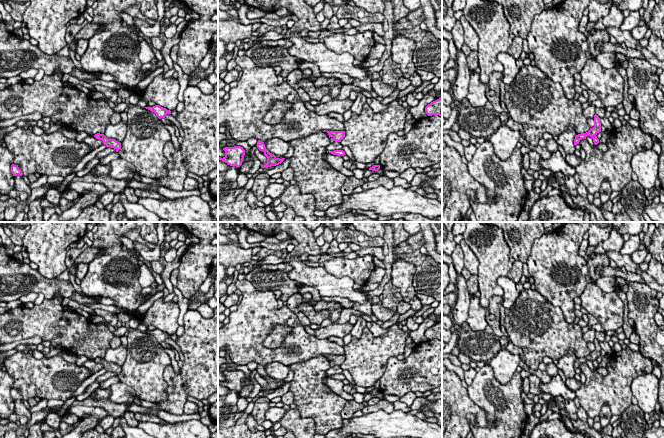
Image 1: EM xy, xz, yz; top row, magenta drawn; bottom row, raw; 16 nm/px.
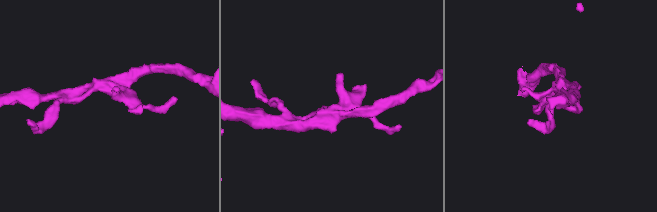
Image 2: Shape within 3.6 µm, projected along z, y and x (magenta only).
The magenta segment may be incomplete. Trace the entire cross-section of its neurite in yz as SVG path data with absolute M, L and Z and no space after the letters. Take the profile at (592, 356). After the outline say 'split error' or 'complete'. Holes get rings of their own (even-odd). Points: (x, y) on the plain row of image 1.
M594 339L594 351L590 352L590 354L586 357L578 358L575 360L574 369L579 368L582 363L586 363L587 360L590 360L593 363L595 369L599 367L599 363L597 362L597 358L601 356L601 346L598 339Z; complete

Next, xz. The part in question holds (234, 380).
M241 370L225 371L225 380L223 382L218 381L218 384L222 384L230 390L236 390L237 392L242 389L245 374Z; complete

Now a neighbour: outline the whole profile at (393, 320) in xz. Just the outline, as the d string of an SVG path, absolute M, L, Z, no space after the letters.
M397 312L394 313L390 319L383 322L383 324L381 325L381 328L387 329L387 328L390 328L392 325L396 324L400 315L401 315L400 313L397 313Z

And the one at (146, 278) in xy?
M145 264L140 265L139 271L140 276L138 280L142 288L149 287L156 282L152 272Z

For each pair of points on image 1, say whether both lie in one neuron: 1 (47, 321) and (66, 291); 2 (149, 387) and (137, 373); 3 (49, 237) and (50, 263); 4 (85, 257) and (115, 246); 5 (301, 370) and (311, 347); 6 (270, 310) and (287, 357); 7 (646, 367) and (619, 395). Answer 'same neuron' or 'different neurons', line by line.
1: different neurons
2: same neuron
3: same neuron
4: different neurons
5: different neurons
6: same neuron
7: same neuron

